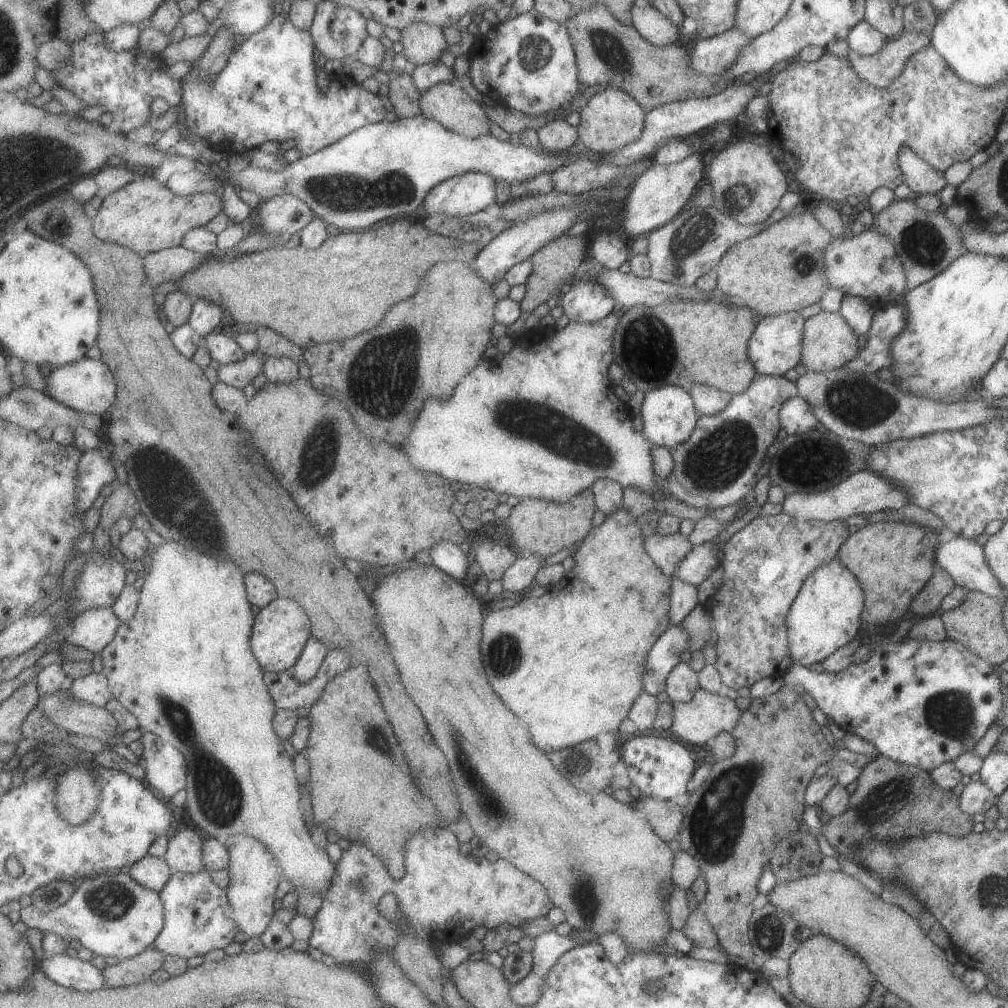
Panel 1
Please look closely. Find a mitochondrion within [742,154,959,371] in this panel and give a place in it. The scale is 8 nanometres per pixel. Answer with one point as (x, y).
(922, 242)

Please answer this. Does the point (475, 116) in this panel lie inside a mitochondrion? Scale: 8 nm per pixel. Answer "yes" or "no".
no

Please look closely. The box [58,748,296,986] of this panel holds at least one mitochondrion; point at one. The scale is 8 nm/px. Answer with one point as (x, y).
(113, 899)

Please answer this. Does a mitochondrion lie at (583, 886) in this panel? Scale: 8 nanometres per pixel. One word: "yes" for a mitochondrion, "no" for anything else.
yes

